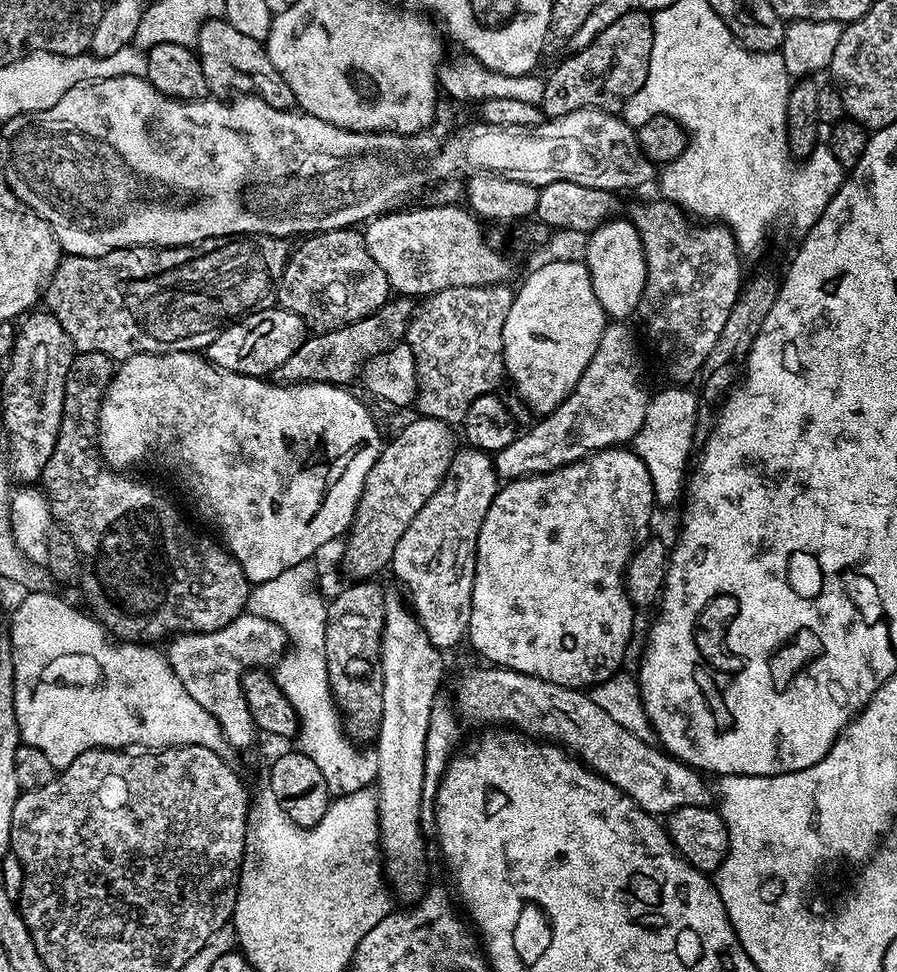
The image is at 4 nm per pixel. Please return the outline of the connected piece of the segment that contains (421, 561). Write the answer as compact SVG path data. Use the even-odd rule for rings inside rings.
M461 447L453 456L452 465L444 475L438 490L434 490L426 506L422 506L422 510L414 514L414 522L406 526L406 534L402 534L402 538L398 538L398 546L394 546L390 572L404 583L403 591L414 609L414 615L429 636L434 648L441 650L452 648L459 642L460 636L462 640L465 635L464 615L472 598L470 565L476 554L476 539L482 530L482 522L494 502L497 491L498 477L493 457L487 452L480 451L479 448Z

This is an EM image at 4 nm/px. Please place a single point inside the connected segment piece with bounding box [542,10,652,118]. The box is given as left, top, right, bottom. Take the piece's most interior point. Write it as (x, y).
(616, 64)

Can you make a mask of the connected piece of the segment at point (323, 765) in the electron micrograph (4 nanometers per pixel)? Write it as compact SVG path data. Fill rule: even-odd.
M303 560L282 571L276 578L253 585L245 603L245 611L274 621L283 630L288 649L277 659L272 679L278 689L295 708L300 721L295 739L297 751L304 752L322 771L331 797L349 796L365 791L376 779L376 763L354 746L342 730L342 716L334 701L327 674L325 599L310 589L308 582L316 578L316 563Z

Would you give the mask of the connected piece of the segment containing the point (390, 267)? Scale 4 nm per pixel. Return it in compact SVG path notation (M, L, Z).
M436 204L433 208L412 208L409 212L400 212L401 210L389 210L369 221L363 229L362 235L364 244L368 248L368 253L374 258L374 262L378 262L378 266L386 274L388 279L388 287L393 293L399 294L404 298L427 298L435 292L441 292L447 288L473 288L474 286L487 286L487 284L505 283L511 274L512 268L508 265L508 260L496 248L488 245L488 240L484 237L484 232L480 229L481 221L467 207L455 208L452 204Z

